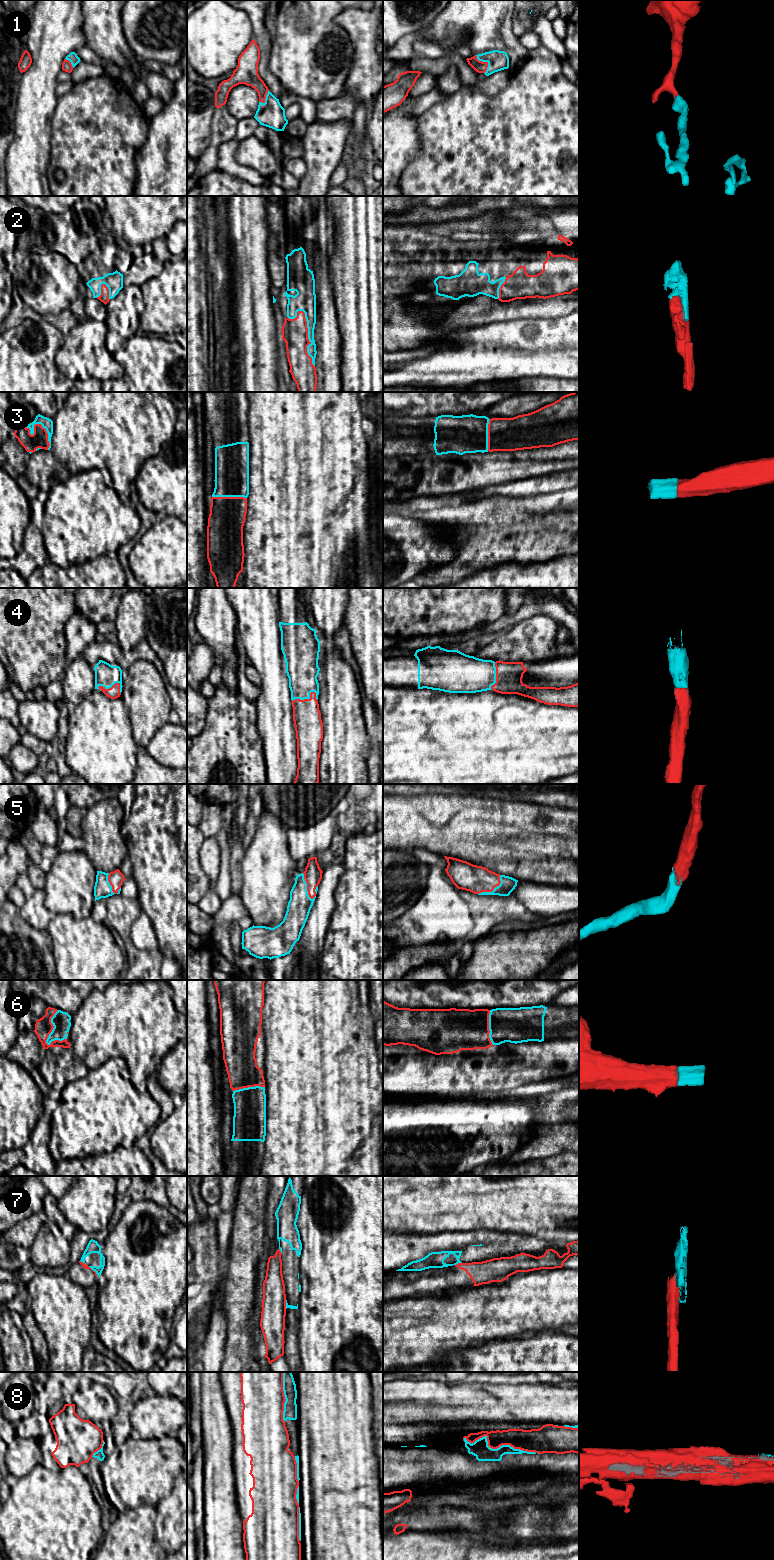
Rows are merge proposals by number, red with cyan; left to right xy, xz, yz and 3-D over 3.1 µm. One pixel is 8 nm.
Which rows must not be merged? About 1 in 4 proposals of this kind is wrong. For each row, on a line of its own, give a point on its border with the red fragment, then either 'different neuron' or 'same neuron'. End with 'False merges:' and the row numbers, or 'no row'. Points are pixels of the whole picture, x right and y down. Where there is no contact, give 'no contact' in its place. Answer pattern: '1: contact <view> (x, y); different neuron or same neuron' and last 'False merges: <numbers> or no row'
1: contact yz (486, 62); same neuron
2: contact xz (307, 337); same neuron
3: contact xy (40, 424); same neuron
4: contact xy (113, 685); same neuron
5: contact yz (493, 889); same neuron
6: contact xy (53, 1027); same neuron
7: contact yz (458, 1263); different neuron
8: contact yz (496, 1448); different neuron
False merges: 7, 8

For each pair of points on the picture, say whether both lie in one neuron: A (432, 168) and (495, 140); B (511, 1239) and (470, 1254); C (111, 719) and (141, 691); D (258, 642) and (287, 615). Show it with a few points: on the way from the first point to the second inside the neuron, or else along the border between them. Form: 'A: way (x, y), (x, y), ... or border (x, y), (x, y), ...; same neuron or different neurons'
A: way (448, 168), (466, 168), (479, 155); same neuron
B: way (501, 1248), (480, 1253); same neuron
C: border (120, 696), (127, 709), (131, 729); different neurons
D: border (277, 598), (279, 621); different neurons

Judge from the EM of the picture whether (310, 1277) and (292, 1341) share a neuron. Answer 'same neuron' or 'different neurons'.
different neurons

